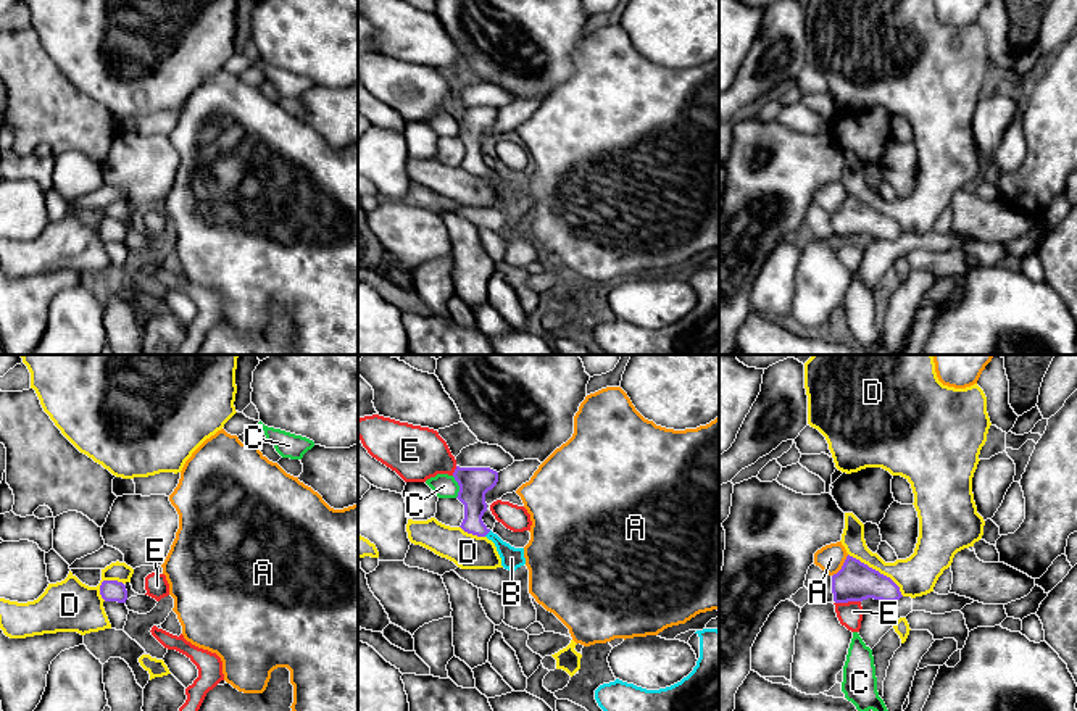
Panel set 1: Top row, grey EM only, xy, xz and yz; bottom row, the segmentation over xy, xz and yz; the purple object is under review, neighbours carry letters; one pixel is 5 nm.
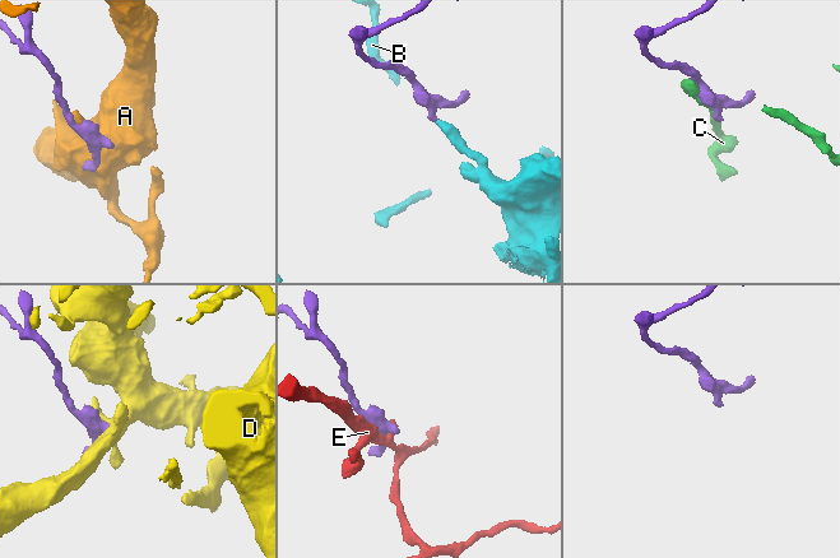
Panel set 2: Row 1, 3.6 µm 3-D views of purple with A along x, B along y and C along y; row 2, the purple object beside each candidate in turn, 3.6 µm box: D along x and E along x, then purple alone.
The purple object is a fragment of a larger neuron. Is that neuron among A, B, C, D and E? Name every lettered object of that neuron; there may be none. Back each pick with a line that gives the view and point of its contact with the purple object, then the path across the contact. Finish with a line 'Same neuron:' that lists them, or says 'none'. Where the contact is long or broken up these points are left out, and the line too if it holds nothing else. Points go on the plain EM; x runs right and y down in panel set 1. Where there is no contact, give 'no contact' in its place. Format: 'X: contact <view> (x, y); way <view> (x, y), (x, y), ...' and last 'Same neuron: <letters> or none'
B: contact xz (487, 171); way xz (474, 123), (474, 160), (487, 171), (511, 197)
Same neuron: B

